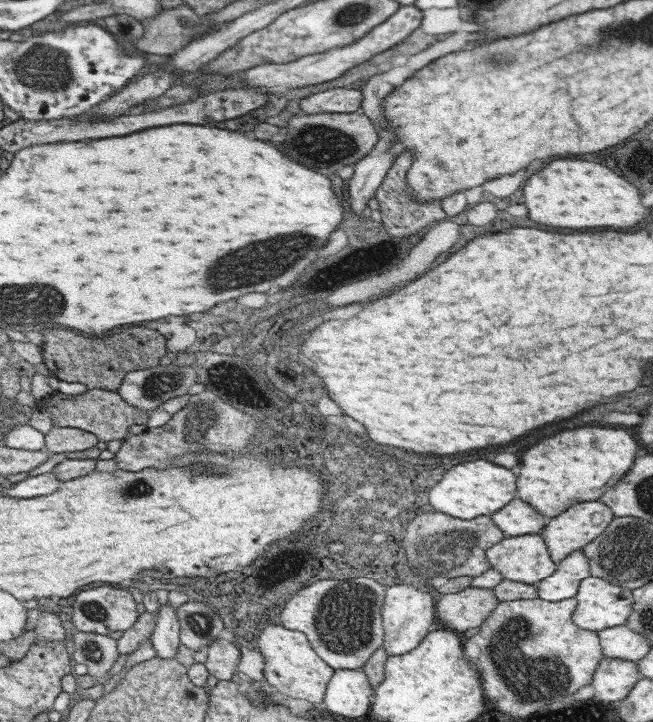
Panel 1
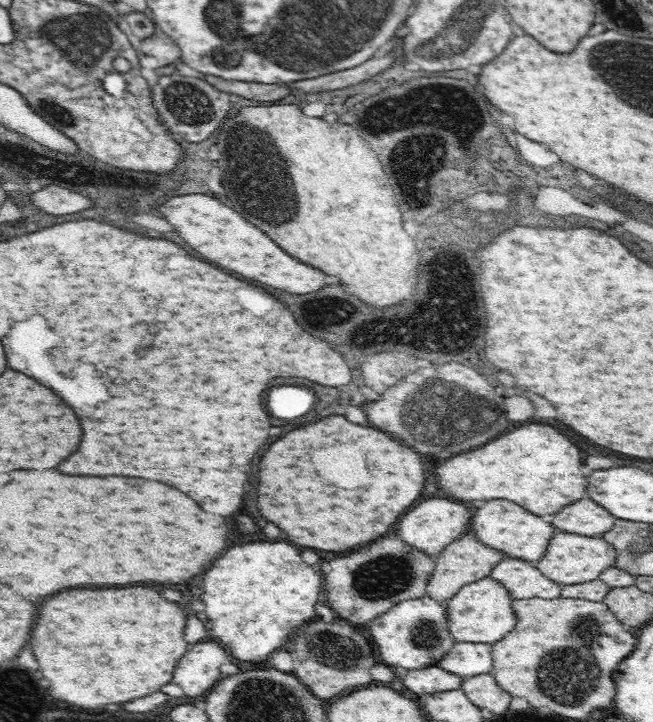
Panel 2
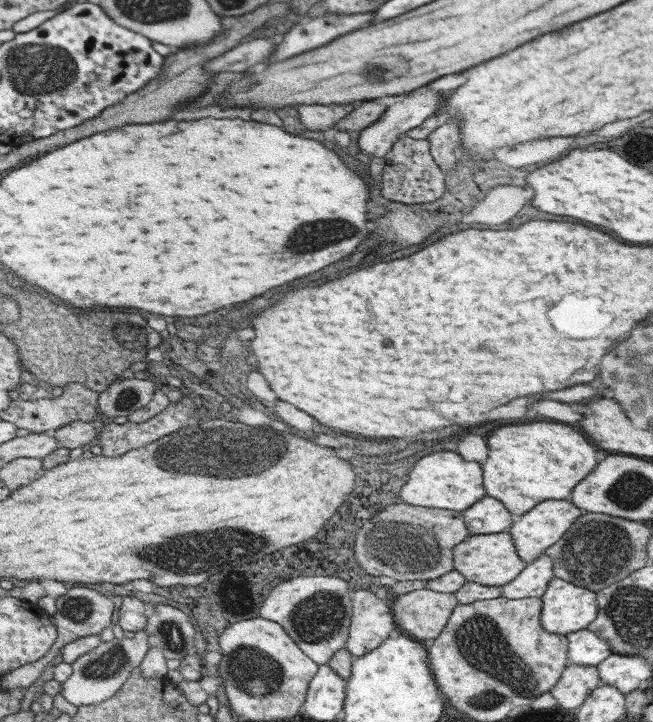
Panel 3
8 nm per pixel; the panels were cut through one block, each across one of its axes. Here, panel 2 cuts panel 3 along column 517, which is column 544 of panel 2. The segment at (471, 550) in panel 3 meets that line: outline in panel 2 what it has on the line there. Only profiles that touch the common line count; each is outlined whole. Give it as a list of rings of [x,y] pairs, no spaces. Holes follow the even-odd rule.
[[[556,532],[546,543],[545,553],[533,562],[541,576],[557,585],[582,584],[596,580],[603,570],[613,566],[614,548],[598,537]]]

